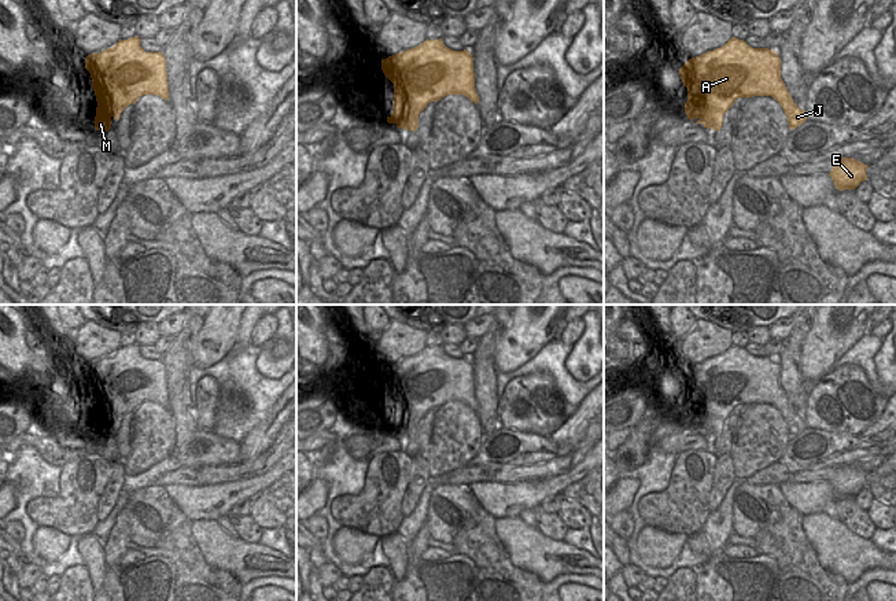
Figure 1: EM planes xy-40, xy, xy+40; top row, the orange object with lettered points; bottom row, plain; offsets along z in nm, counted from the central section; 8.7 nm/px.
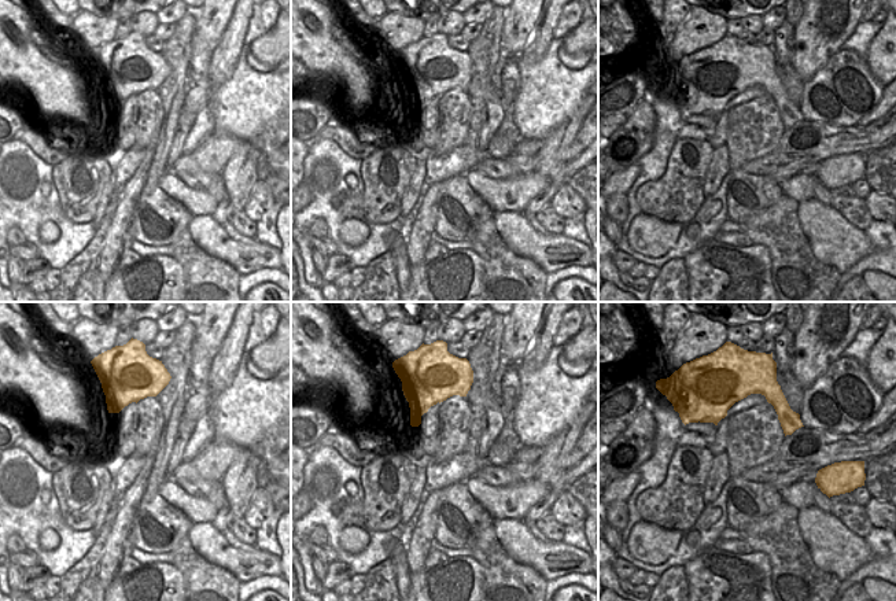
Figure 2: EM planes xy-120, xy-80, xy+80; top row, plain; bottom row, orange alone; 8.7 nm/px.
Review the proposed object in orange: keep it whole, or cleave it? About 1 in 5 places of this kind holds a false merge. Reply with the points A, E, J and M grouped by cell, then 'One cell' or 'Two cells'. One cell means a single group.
Groups: A E J M. One cell.

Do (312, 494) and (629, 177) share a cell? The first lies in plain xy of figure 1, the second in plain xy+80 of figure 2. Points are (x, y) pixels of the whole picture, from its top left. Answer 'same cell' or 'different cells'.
same cell

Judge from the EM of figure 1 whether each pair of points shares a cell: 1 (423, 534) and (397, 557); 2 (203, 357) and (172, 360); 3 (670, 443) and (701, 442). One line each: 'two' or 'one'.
1: one
2: two
3: one

